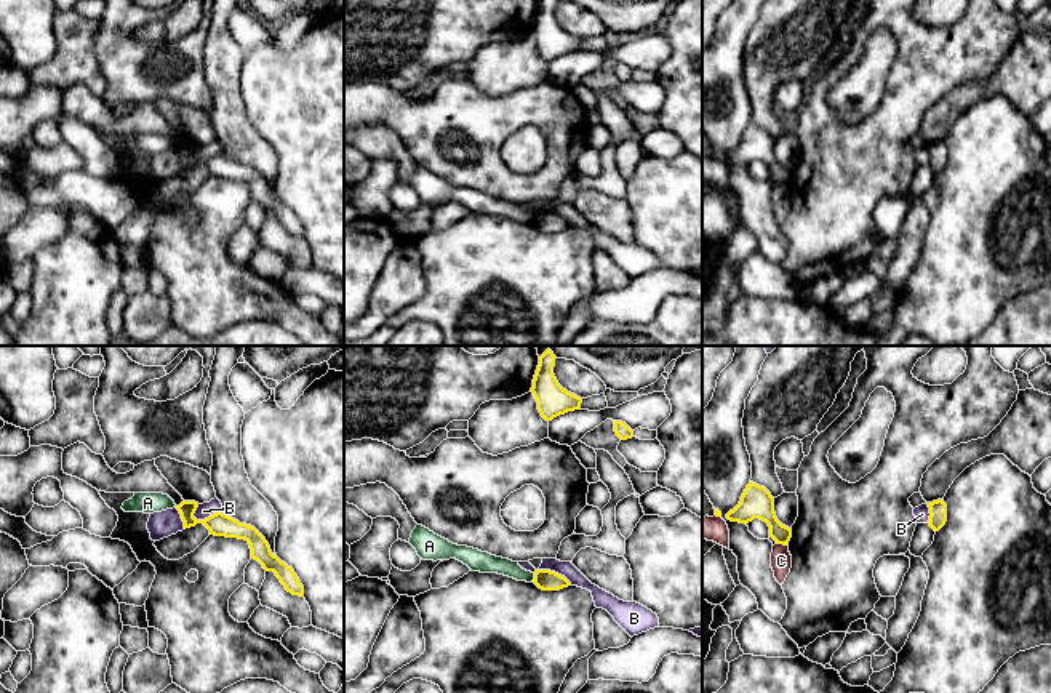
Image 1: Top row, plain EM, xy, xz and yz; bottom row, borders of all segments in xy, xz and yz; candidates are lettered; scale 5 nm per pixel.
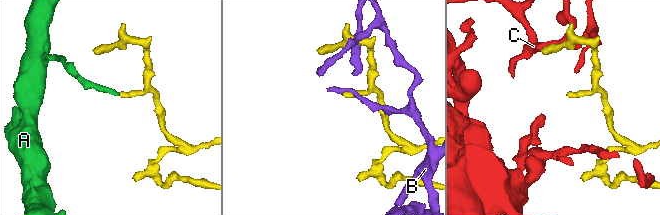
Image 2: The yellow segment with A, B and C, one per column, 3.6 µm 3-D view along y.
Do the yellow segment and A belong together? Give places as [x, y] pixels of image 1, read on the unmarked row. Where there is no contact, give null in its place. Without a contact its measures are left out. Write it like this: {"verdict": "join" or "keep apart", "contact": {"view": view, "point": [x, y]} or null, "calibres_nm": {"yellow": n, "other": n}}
{"verdict": "keep apart", "contact": {"view": "xz", "point": [535, 220]}, "calibres_nm": {"yellow": 110, "other": 100}}

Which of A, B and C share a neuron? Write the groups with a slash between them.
A / B / C

